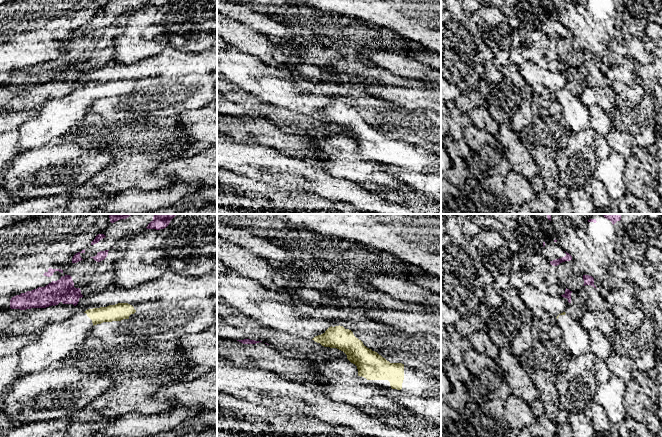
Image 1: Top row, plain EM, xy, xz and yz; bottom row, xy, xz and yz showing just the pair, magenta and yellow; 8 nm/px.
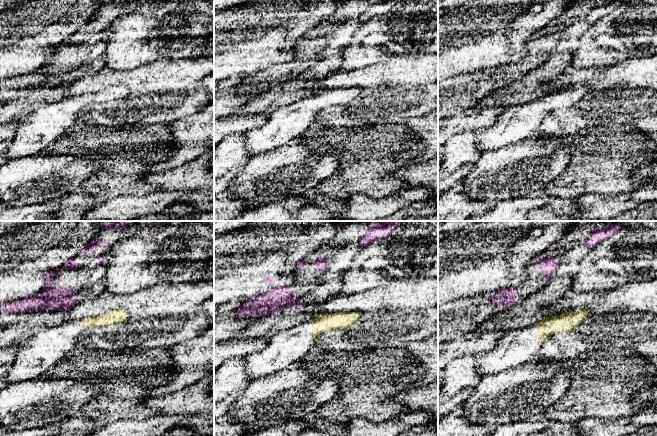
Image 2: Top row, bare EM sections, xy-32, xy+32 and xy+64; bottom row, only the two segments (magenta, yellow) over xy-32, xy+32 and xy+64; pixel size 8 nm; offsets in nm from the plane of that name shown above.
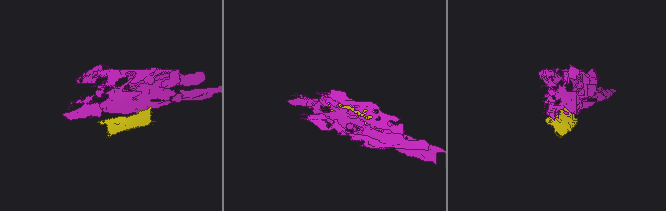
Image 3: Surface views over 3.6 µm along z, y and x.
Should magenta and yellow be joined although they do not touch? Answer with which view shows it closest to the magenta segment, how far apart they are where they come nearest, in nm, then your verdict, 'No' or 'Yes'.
Closest in xy. Distance 90 nm. No

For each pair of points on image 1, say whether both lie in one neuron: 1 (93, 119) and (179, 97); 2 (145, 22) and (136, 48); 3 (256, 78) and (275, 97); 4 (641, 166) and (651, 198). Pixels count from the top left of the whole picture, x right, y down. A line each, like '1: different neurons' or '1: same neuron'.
1: same neuron
2: same neuron
3: same neuron
4: same neuron

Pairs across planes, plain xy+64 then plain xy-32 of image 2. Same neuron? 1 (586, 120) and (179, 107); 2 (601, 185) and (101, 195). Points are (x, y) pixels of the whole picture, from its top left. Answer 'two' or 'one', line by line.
1: one
2: one

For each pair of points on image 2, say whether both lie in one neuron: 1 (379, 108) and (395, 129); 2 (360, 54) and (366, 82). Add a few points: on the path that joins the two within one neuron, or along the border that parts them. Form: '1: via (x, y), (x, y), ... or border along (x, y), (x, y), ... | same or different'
1: via (384, 112), (395, 124) | same
2: border along (378, 63), (357, 69) | different

